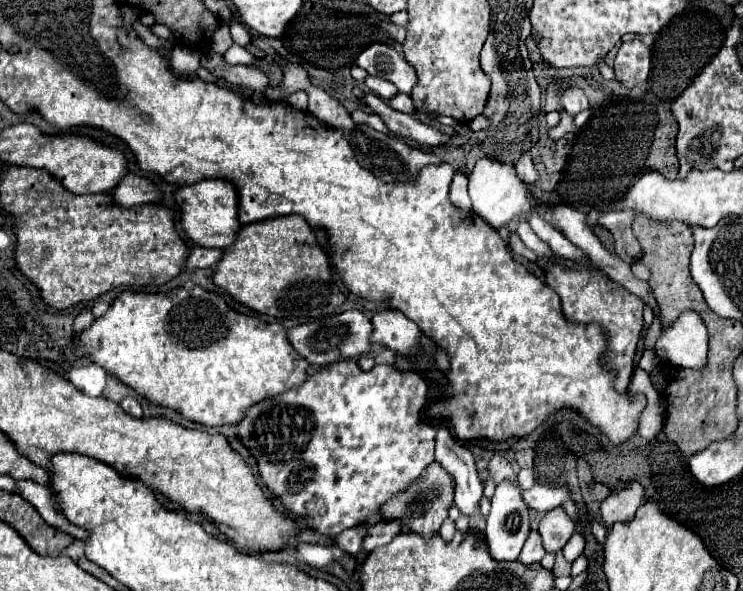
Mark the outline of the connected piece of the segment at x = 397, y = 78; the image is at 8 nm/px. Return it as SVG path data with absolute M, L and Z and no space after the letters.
M372 44L368 50L364 50L364 54L360 54L356 64L372 76L394 82L398 90L408 96L418 82L412 66L408 66L408 62L386 44Z

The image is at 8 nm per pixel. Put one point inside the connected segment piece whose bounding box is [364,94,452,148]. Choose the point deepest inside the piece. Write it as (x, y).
(402, 125)

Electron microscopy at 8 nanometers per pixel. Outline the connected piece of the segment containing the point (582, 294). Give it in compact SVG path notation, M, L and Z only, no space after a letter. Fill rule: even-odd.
M550 264L546 268L546 284L556 290L556 294L562 300L562 312L564 318L572 324L598 324L600 330L604 332L604 338L608 336L606 342L606 356L600 360L604 368L614 372L614 388L618 392L624 392L630 384L632 378L632 358L636 352L636 342L638 334L642 330L642 306L644 302L618 286L616 282L608 280L602 272L590 270L582 264L576 264L574 268L566 268L564 264Z

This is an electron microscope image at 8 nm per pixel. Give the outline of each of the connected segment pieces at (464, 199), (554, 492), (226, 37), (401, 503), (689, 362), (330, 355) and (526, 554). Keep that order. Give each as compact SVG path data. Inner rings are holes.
M456 174L450 184L450 202L460 210L472 210L470 198L466 192L466 184L468 184L468 180L464 174Z
M536 484L530 490L524 490L524 502L528 504L528 508L534 508L536 512L550 512L552 508L560 506L564 500L570 498L570 490L568 486L542 486Z
M222 24L212 37L212 49L219 53L219 50L228 50L228 46L232 44L232 36L228 30L228 24Z
M434 462L432 468L424 470L424 478L420 478L420 482L412 486L412 490L404 490L404 494L396 494L396 498L392 498L392 502L386 502L386 506L382 506L380 512L386 520L400 516L408 530L416 534L424 534L428 538L428 534L438 532L440 524L448 516L450 504L452 504L452 478L448 478L448 472L438 462Z
M684 312L656 342L656 352L664 362L702 370L708 352L708 332L696 312Z
M346 310L342 314L320 320L320 322L310 322L302 324L296 328L288 330L288 340L296 350L308 358L310 364L318 366L328 366L340 360L358 360L362 354L370 354L370 336L374 332L372 322L358 310Z
M532 530L524 548L522 548L522 554L520 554L520 562L522 564L534 564L534 562L540 562L544 558L544 546L542 546L542 538L540 538L540 532L538 530Z

